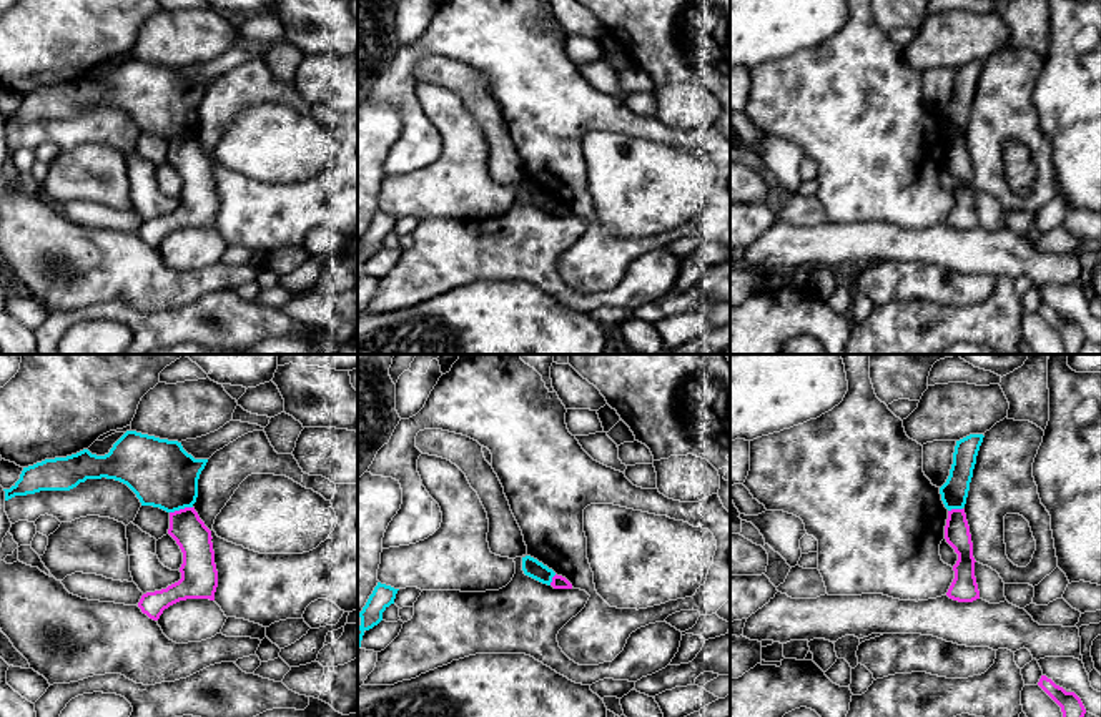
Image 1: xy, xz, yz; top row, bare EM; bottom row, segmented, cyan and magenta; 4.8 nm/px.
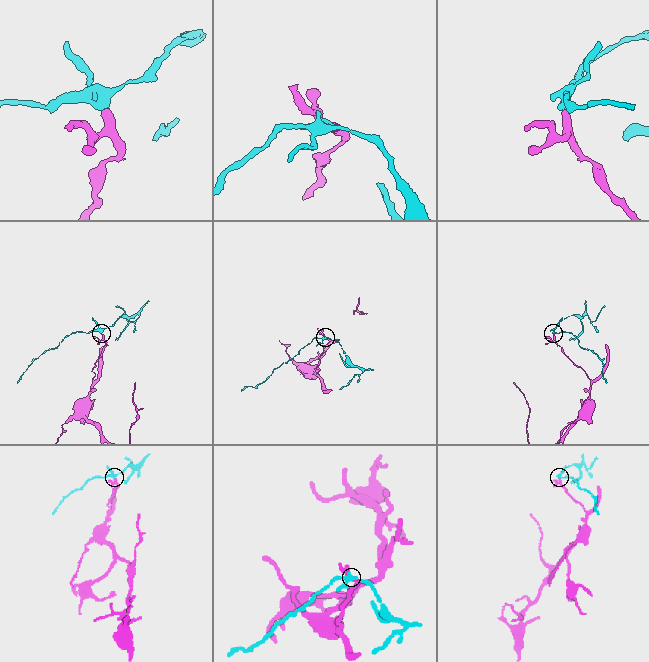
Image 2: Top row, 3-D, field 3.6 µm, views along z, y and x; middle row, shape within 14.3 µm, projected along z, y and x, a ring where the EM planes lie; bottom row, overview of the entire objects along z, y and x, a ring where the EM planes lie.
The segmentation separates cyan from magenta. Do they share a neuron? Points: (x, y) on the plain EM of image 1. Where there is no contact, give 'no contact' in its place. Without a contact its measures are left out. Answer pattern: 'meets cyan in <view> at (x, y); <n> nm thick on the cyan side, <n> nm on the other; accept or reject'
meets cyan in xy at (180, 135); 320 nm thick on the cyan side, 160 nm on the other; reject

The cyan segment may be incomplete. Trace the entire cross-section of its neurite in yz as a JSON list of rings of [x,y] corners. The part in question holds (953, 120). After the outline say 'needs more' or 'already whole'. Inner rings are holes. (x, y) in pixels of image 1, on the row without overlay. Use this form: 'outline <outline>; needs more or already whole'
outline [[[970,62],[956,68],[950,103],[940,115],[941,128],[948,138],[963,136],[966,131],[970,110],[983,65],[983,62]]]; already whole

